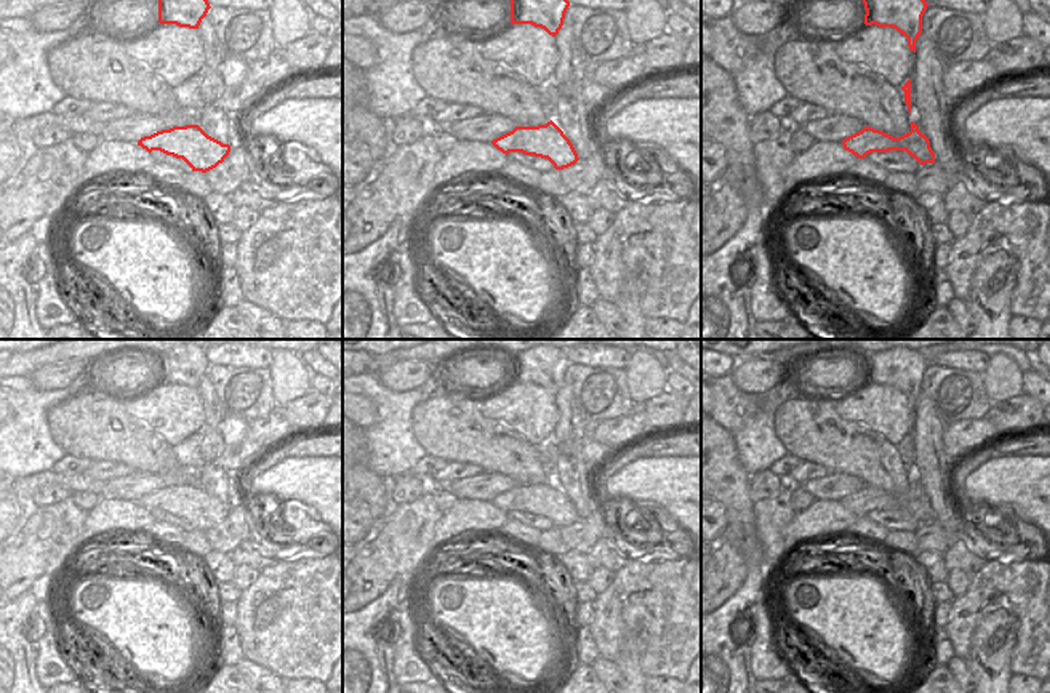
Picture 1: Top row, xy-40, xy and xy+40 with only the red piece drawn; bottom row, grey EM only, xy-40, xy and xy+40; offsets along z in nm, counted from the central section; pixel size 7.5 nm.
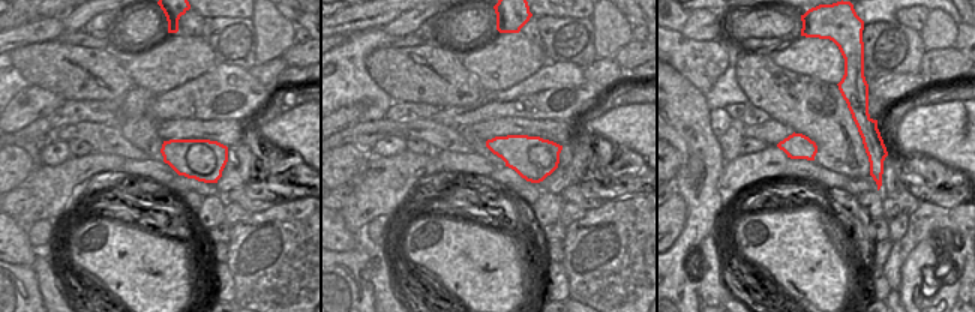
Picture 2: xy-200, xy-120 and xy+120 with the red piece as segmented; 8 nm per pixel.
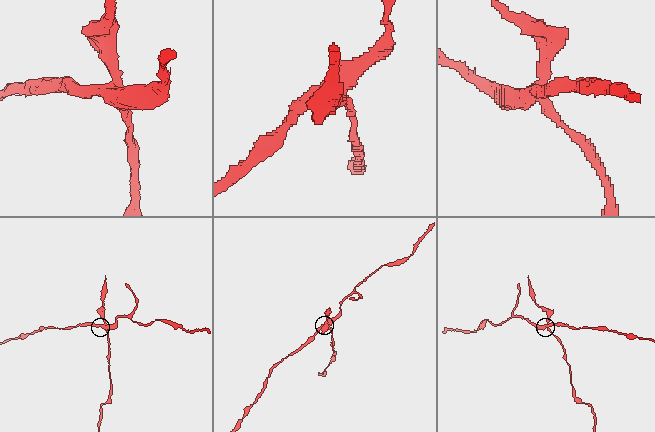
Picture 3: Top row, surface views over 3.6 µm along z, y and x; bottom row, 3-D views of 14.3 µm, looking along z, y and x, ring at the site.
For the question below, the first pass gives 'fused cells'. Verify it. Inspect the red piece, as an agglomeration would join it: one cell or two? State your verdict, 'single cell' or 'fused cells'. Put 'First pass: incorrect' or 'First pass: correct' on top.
First pass: correct
fused cells

